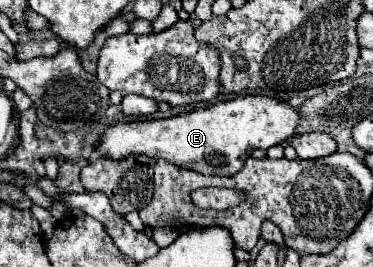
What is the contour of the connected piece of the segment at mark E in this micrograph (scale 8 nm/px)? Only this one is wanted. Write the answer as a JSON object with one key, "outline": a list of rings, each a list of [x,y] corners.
{"outline":[[[243,95],[169,119],[121,121],[105,131],[97,149],[113,159],[139,153],[153,159],[161,157],[177,167],[189,167],[201,175],[231,177],[245,165],[253,149],[269,149],[295,137],[299,123],[299,107],[291,107],[285,101],[267,95]]]}

